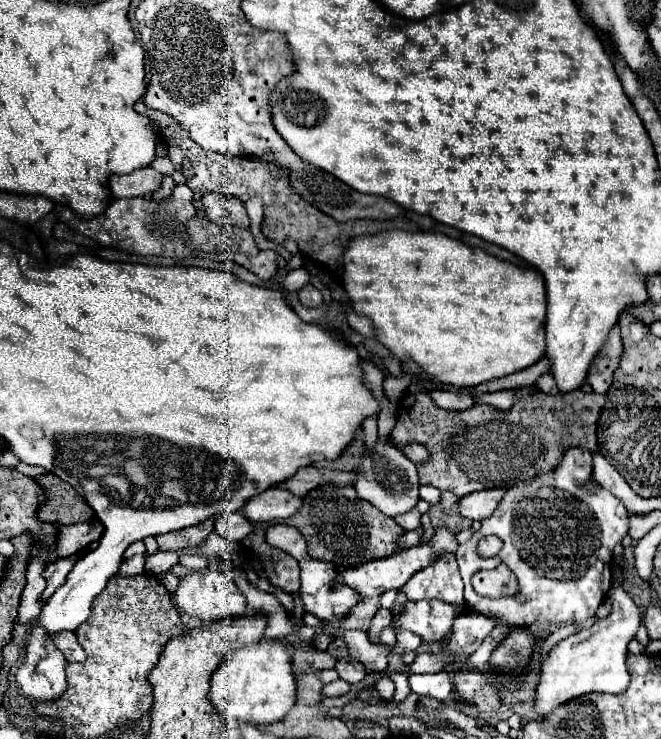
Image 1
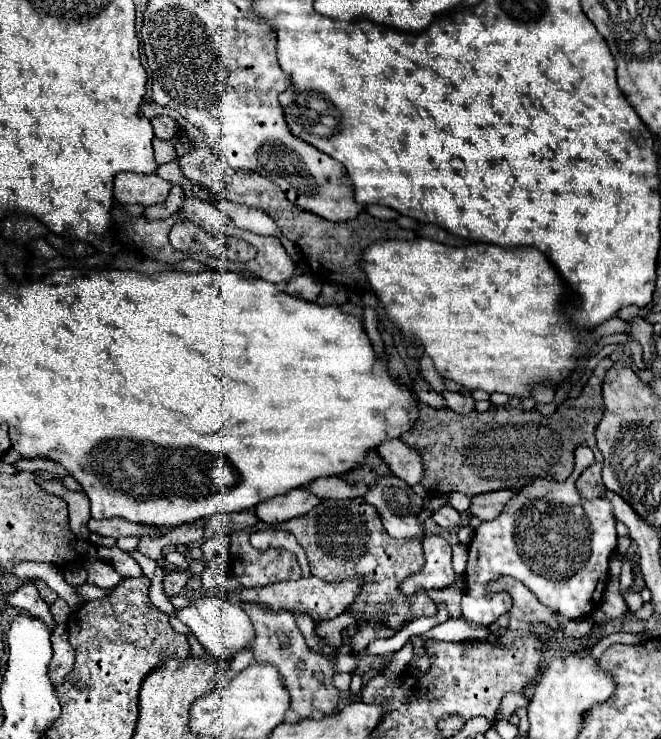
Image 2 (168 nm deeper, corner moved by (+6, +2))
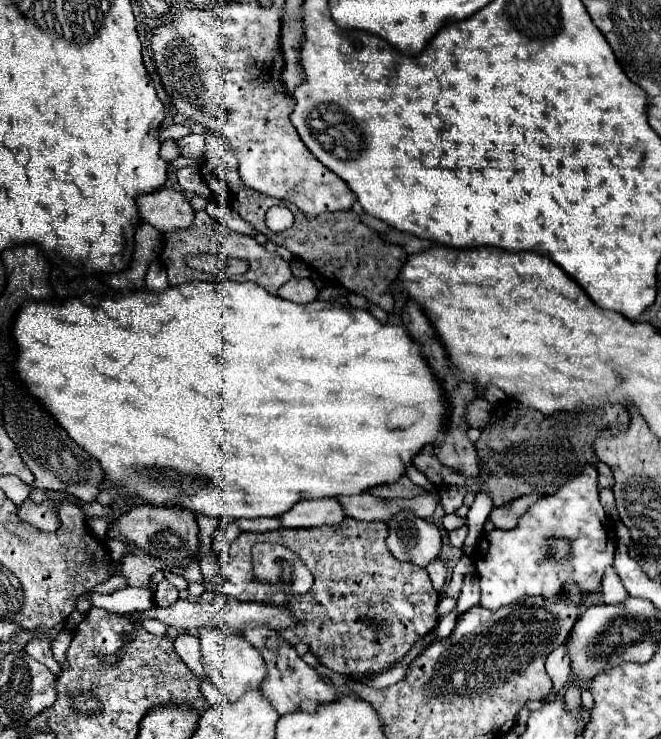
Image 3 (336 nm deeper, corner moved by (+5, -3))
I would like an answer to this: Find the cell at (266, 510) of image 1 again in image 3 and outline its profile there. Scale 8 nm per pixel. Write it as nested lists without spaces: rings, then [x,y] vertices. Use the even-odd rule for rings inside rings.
[[[306,499],[294,505],[290,513],[280,517],[284,527],[338,527],[344,521],[346,513],[338,499]]]

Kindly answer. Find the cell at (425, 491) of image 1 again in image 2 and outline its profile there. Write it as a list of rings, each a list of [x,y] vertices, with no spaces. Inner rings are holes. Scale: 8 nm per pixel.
[[[429,534],[423,538],[425,566],[413,572],[401,582],[401,592],[413,596],[417,590],[441,590],[457,582],[457,574],[451,566],[451,546],[445,538]]]

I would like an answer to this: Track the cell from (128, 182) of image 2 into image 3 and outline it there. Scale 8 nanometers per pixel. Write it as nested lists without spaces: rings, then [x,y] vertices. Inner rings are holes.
[[[160,189],[140,195],[136,201],[142,221],[150,223],[160,233],[188,229],[194,223],[194,209],[182,191]]]

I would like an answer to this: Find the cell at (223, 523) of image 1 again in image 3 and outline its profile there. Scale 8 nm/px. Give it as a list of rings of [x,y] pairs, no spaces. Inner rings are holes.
[[[260,517],[260,519],[240,519],[236,523],[240,525],[242,531],[260,531],[260,533],[264,533],[264,531],[282,529],[282,523],[280,523],[278,517],[270,517],[270,519],[266,519],[266,517]]]

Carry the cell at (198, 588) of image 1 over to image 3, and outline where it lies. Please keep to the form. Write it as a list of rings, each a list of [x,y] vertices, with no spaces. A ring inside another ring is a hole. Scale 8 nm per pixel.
[[[204,629],[200,631],[200,649],[202,649],[202,665],[208,673],[208,677],[214,681],[218,691],[224,697],[224,703],[238,701],[246,691],[260,689],[266,681],[266,663],[262,661],[262,655],[258,649],[246,645],[242,641],[242,635],[238,633],[224,633],[220,629]]]

